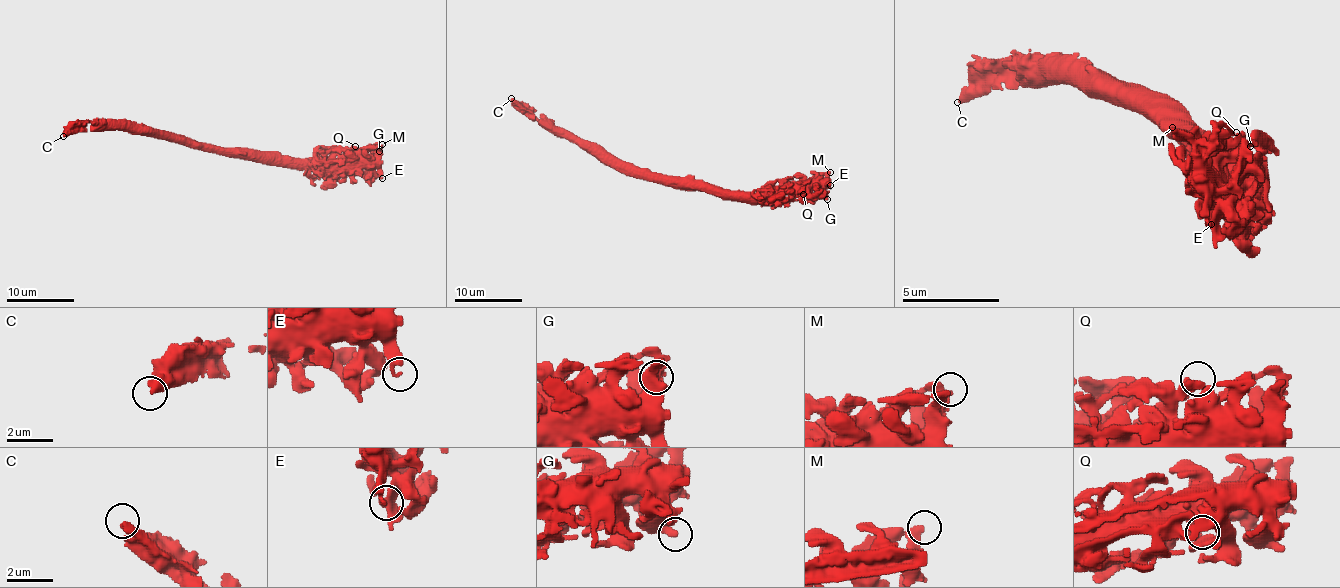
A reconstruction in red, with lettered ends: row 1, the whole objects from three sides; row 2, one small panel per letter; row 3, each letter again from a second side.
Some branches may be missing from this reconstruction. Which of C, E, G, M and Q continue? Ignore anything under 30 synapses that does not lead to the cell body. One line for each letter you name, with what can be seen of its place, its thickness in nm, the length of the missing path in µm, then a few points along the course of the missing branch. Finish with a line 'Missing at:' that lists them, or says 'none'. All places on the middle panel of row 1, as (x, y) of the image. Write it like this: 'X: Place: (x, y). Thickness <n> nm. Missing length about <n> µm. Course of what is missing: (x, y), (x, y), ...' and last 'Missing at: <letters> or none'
C: Place: (511, 98). Thickness 420 nm. Missing length about 50 µm
Missing at: C

